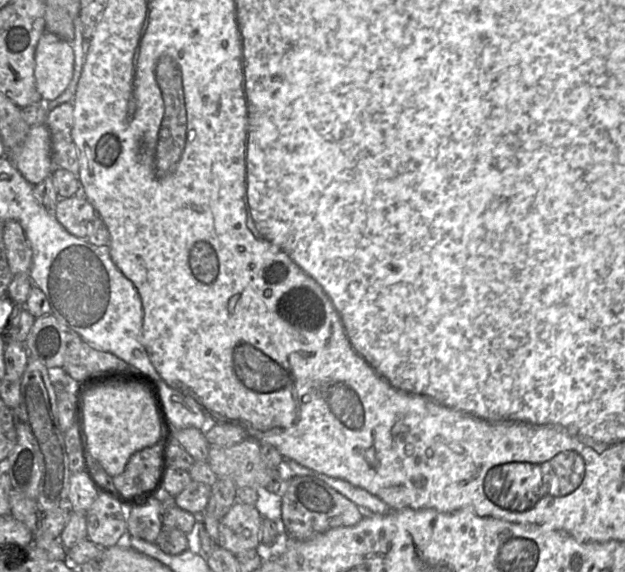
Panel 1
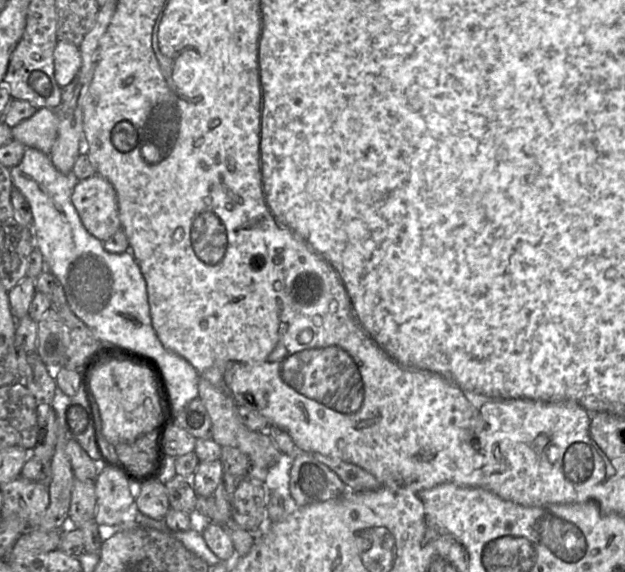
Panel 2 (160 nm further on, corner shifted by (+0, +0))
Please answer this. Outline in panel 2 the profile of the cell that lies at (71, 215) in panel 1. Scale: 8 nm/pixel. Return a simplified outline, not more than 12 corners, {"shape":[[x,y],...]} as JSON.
{"shape":[[101,175],[78,181],[72,203],[102,242],[122,228],[116,191]]}

